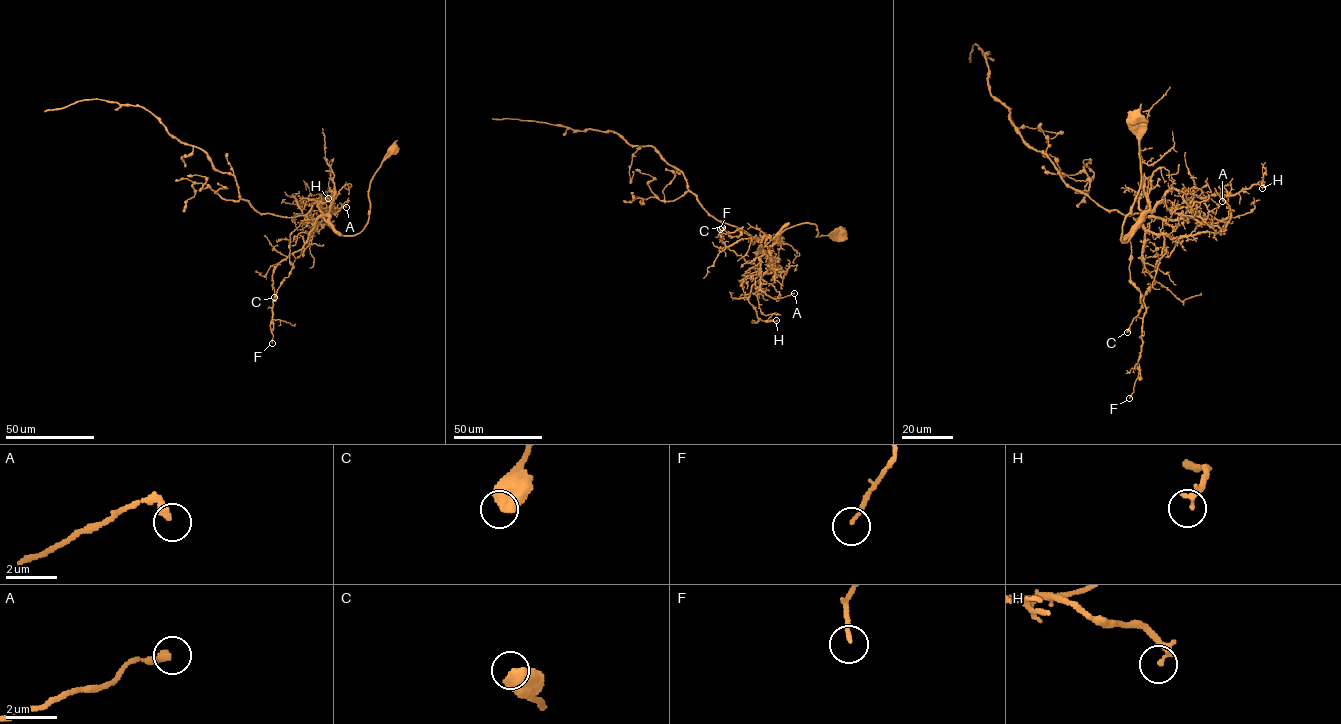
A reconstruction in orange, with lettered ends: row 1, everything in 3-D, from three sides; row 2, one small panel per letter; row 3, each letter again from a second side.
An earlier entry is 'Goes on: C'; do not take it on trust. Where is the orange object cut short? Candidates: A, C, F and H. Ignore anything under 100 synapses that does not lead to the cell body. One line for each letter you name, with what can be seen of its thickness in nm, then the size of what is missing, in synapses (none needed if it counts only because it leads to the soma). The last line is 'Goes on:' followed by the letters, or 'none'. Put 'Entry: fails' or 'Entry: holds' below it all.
Goes on: none
Entry: fails

